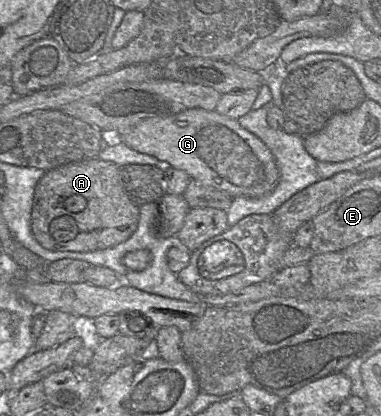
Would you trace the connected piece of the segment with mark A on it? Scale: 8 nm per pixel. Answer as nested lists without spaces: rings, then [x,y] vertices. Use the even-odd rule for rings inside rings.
[[[92,158],[50,169],[35,186],[31,210],[31,232],[50,251],[91,252],[114,247],[135,232],[139,206],[127,196],[120,166]]]

